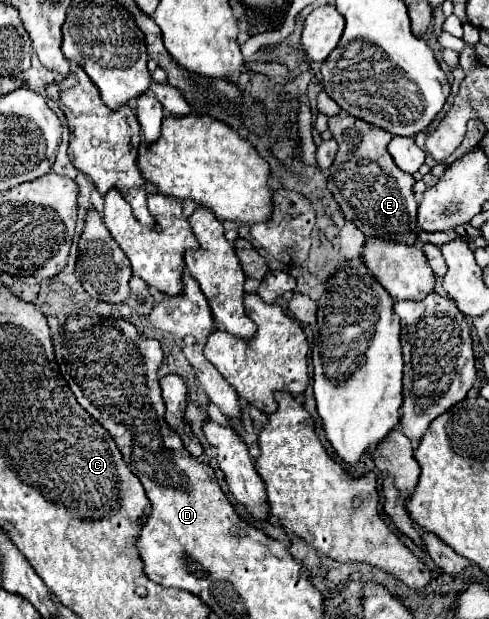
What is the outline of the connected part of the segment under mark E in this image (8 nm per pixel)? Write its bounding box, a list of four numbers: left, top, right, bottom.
[328,112,418,244]

